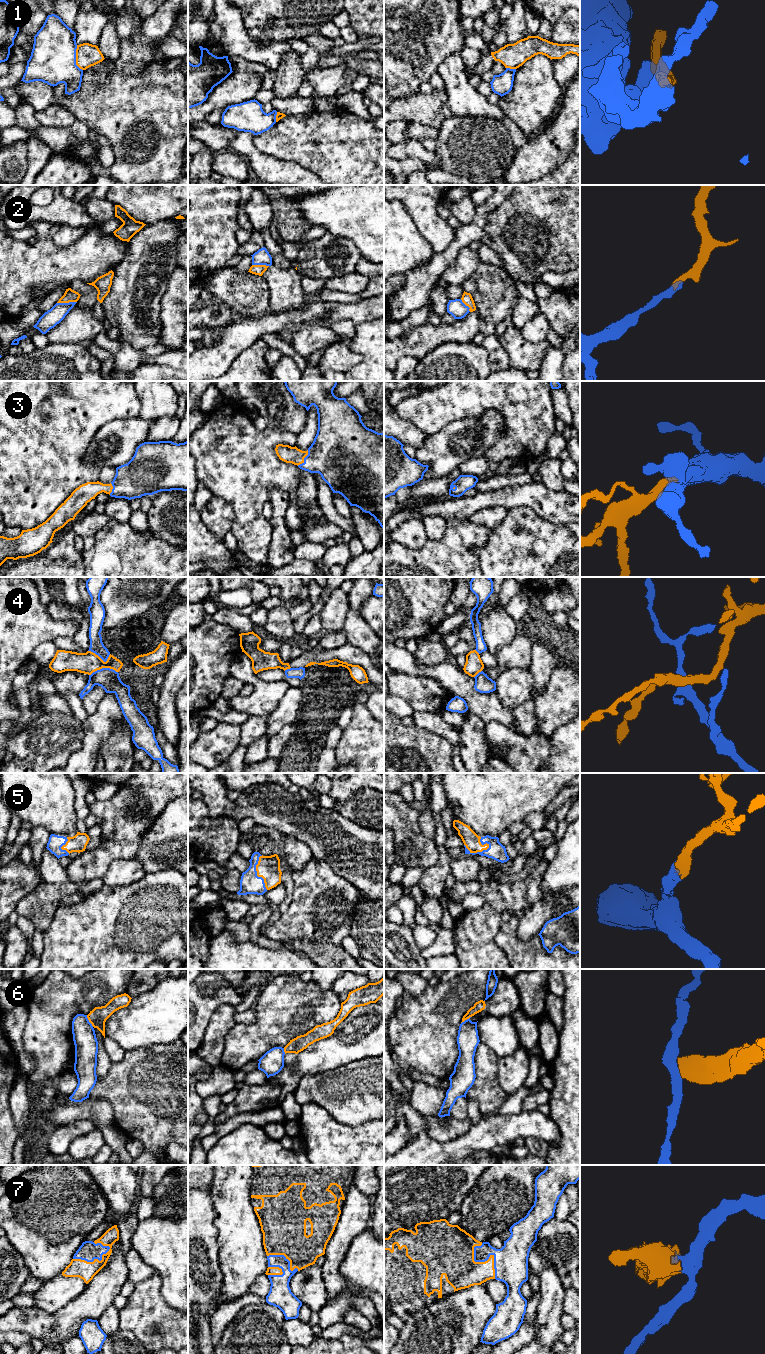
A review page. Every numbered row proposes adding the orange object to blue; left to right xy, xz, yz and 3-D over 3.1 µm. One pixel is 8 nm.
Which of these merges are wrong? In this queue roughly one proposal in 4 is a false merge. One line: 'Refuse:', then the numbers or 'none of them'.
Refuse: 1, 4, 6

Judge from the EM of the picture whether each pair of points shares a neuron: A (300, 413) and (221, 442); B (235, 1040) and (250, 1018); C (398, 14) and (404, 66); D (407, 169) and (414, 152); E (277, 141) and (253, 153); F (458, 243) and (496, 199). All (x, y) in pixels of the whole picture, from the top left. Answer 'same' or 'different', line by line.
A: different
B: different
C: same
D: different
E: different
F: same

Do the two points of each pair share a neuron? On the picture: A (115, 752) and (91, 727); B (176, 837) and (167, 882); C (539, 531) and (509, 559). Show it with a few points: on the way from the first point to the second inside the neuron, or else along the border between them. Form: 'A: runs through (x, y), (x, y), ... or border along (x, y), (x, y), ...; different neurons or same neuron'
A: border along (120, 724), (103, 742), (98, 755); different neurons
B: border along (177, 870), (163, 869), (147, 873); different neurons
C: runs through (532, 538), (516, 554); same neuron

